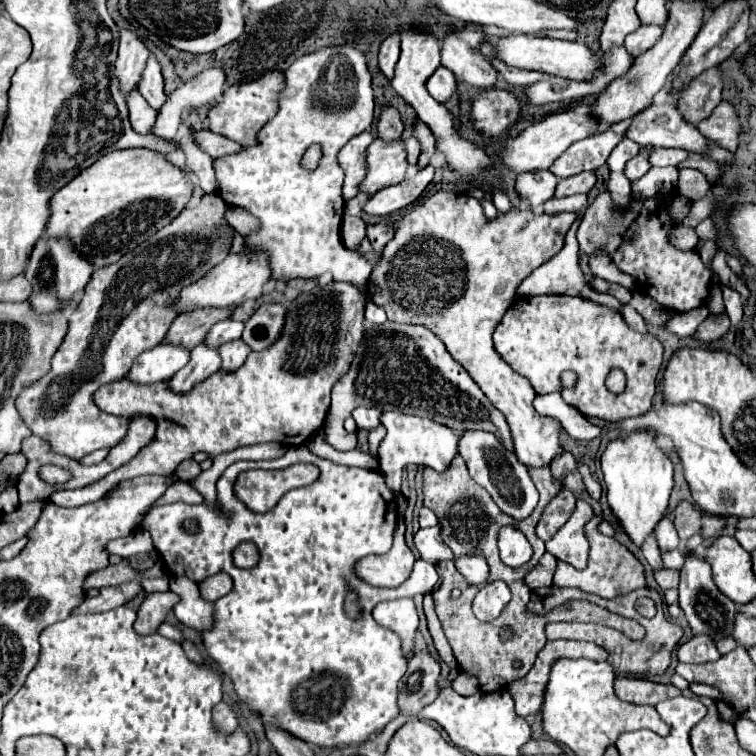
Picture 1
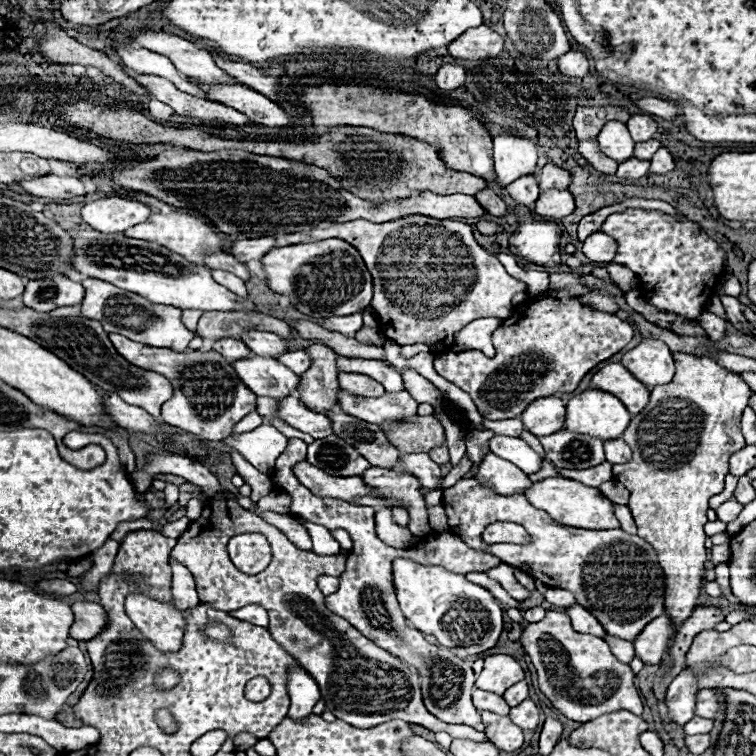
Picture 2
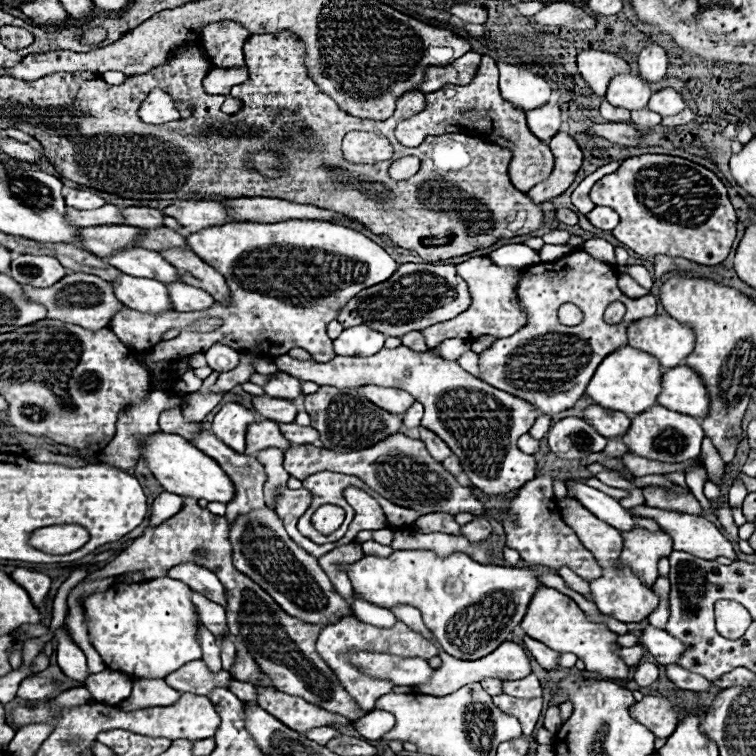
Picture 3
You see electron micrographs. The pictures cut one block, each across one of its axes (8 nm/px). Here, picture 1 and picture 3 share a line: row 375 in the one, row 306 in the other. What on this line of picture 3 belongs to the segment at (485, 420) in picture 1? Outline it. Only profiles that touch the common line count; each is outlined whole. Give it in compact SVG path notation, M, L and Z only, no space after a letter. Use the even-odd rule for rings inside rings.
M402 264L386 282L356 294L338 314L344 328L366 324L384 336L404 336L412 330L422 330L438 322L452 320L470 306L466 282L458 276L452 264Z

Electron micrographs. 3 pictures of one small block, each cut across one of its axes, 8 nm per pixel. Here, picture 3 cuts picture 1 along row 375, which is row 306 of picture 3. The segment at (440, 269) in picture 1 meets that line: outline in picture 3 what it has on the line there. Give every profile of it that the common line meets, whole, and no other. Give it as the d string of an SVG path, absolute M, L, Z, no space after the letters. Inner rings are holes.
M476 256L466 262L460 262L460 264L456 264L456 270L464 278L464 282L468 284L472 304L466 312L458 314L454 320L434 324L430 328L420 330L428 348L434 348L448 338L474 340L474 338L486 336L486 334L494 336L494 338L506 338L506 336L512 336L518 328L522 328L526 324L526 314L522 314L522 308L520 308L516 294L514 294L514 288L516 288L514 284L518 284L522 270L500 268L500 266L492 264L492 260L486 260L486 256Z

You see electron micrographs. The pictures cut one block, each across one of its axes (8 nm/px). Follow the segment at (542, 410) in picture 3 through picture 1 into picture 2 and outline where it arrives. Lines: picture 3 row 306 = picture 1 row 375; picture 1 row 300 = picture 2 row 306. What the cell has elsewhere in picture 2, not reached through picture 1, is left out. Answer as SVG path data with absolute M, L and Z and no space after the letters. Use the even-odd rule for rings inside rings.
M546 290L530 304L522 302L518 304L512 314L502 320L502 326L496 328L492 334L492 342L496 348L496 356L488 358L480 350L468 350L468 352L444 352L436 356L434 368L440 376L454 382L458 388L468 392L478 406L478 412L486 420L508 420L518 418L526 410L526 406L538 398L554 396L554 394L566 394L574 392L580 384L580 380L600 362L620 352L634 336L634 324L628 320L620 320L616 314L594 310L578 300L578 296L572 296L566 290Z

